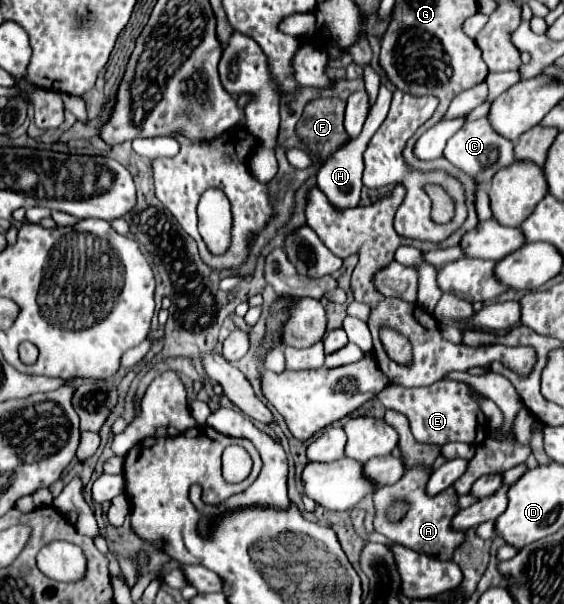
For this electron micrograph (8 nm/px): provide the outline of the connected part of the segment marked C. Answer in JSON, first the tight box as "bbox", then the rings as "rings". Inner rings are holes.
{"bbox":[443,118,513,186],"rings":[[[479,118],[473,122],[465,122],[449,140],[443,150],[443,156],[461,172],[473,178],[477,186],[489,184],[497,170],[513,164],[513,142],[505,140],[503,136],[495,134],[493,128],[487,124],[487,118]]]}

